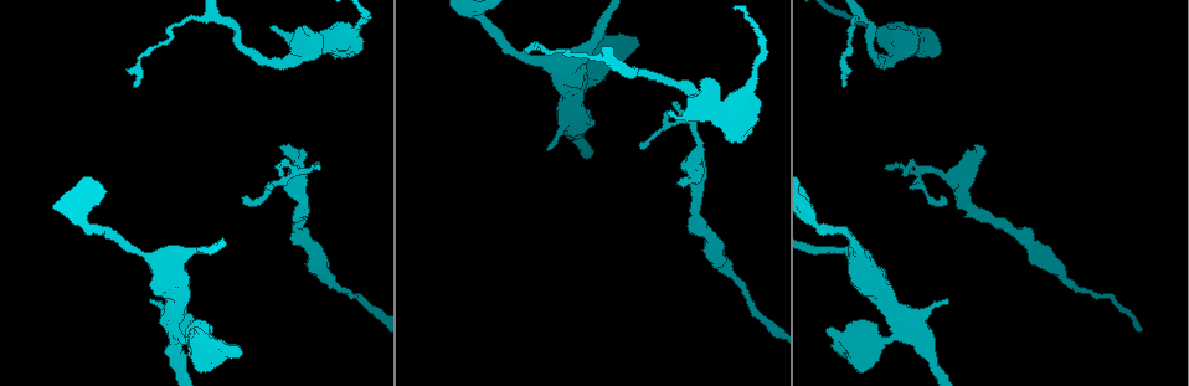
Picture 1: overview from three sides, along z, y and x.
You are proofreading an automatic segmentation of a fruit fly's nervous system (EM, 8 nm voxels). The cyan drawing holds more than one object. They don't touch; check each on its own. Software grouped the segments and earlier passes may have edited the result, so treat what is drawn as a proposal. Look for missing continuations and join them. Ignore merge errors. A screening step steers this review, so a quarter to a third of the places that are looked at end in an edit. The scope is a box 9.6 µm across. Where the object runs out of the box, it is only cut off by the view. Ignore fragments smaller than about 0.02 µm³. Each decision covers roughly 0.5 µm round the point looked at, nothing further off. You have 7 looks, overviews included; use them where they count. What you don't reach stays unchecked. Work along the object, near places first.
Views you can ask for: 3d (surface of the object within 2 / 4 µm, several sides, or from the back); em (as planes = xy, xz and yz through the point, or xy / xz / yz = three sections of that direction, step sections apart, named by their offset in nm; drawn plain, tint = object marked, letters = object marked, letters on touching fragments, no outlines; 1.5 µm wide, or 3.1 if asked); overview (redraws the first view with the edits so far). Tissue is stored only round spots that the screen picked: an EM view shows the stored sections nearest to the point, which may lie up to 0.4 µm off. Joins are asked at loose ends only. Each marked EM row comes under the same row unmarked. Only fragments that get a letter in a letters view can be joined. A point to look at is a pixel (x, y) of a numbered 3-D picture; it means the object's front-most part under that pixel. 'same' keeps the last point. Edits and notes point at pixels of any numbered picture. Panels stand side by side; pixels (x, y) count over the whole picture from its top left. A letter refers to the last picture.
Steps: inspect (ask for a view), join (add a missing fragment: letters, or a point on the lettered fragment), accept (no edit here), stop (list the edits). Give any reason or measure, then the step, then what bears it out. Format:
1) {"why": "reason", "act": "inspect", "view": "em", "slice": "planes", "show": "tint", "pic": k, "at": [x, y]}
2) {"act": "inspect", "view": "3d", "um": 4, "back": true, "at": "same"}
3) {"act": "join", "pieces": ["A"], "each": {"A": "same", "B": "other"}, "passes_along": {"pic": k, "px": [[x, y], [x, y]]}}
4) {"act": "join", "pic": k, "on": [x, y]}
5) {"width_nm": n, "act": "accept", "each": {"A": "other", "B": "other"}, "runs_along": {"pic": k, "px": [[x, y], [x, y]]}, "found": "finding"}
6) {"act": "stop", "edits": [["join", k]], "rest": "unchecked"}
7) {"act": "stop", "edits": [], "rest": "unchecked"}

{"why": "branch stops here", "act": "inspect", "view": "3d", "um": 4, "pic": 1, "at": [836, 348]}

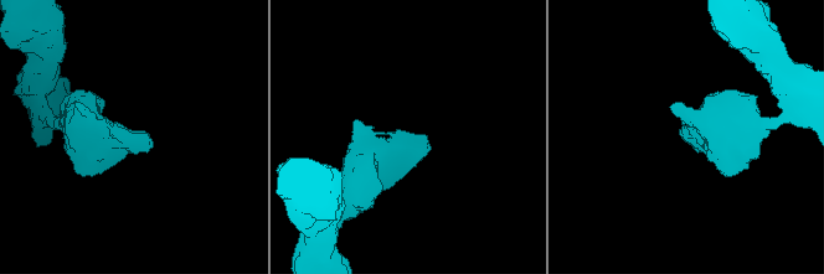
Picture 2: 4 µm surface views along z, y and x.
{"act": "inspect", "view": "em", "slice": "planes", "show": "letters", "pic": 2, "at": [150, 141]}

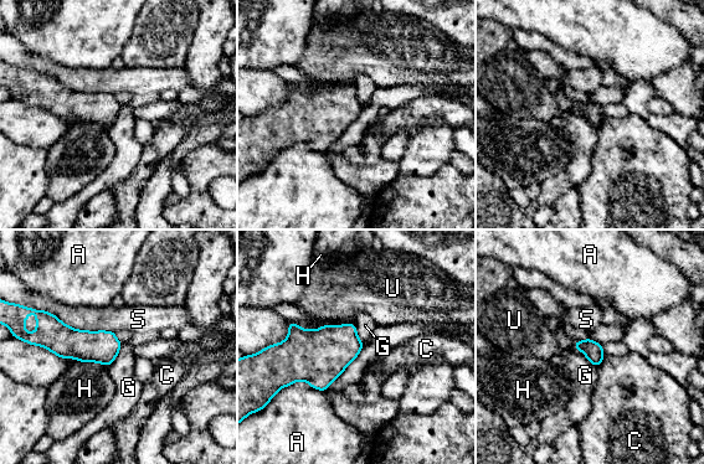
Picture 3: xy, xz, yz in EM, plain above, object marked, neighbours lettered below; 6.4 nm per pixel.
{"act": "accept", "each": {"A": "other", "C": "other", "G": "other", "H": "other", "S": "other", "U": "other"}, "found": "no lettered fragment goes on from it"}

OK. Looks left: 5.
{"why": "free end", "act": "inspect", "view": "em", "slice": "xz", "step": 4, "show": "tint", "pic": 1, "at": [272, 29]}

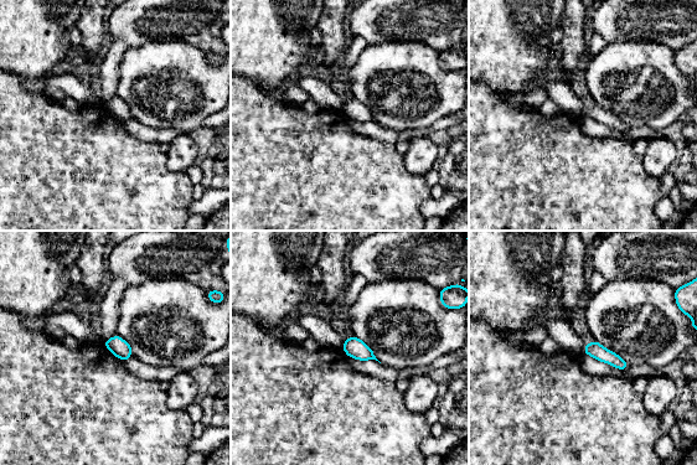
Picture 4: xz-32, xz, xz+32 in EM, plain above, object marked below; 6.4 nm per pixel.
{"act": "inspect", "view": "em", "slice": "planes", "show": "letters", "at": "same"}

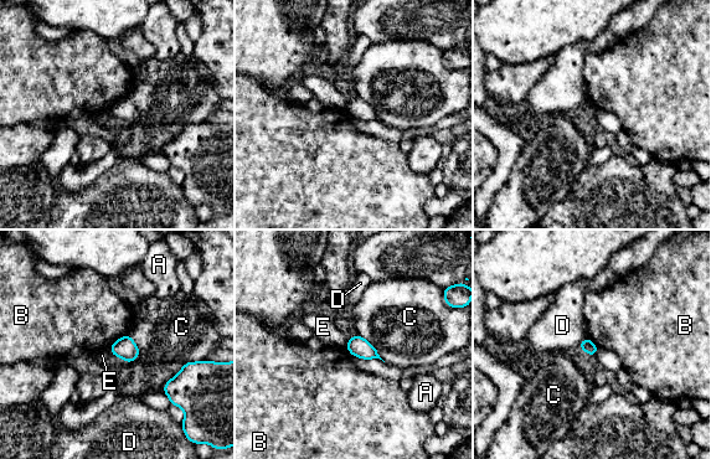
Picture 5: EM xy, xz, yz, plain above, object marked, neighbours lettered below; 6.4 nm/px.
{"act": "accept", "each": {"A": "other", "B": "other", "C": "other", "D": "other", "E": "other"}, "border": {"pic": 5, "px": [[127, 334], [120, 336], [109, 350]]}, "found": "no lettered fragment goes on from it"}

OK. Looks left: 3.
{"why": "end of a long branch", "act": "inspect", "view": "em", "slice": "planes", "show": "letters", "pic": 1, "at": [135, 87]}

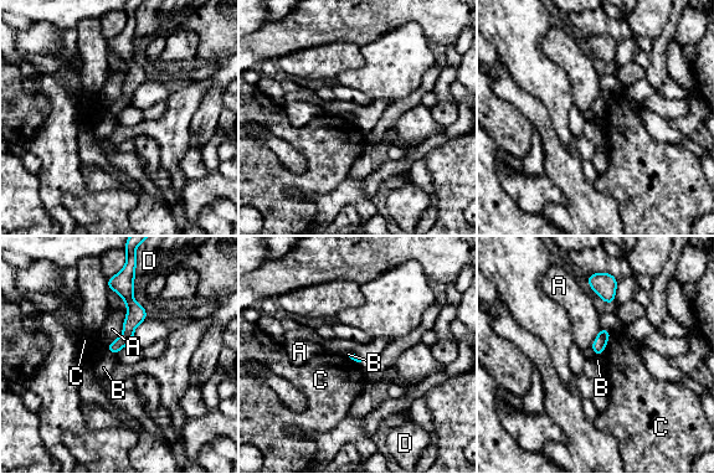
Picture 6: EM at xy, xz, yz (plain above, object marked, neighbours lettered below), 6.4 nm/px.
{"act": "accept", "each": {"A": "other", "B": "other", "C": "other", "D": "other"}, "runs_along": {"pic": 6, "px": [[126, 281], [132, 321], [112, 349]]}, "found": "none of them fits"}

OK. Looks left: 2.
{"act": "stop", "edits": [], "rest": "unchecked"}

